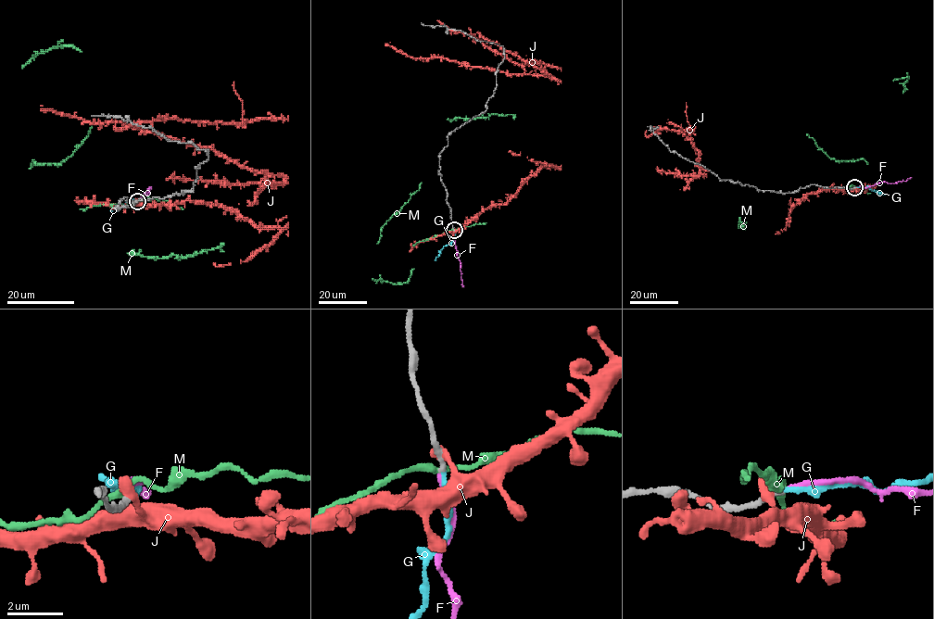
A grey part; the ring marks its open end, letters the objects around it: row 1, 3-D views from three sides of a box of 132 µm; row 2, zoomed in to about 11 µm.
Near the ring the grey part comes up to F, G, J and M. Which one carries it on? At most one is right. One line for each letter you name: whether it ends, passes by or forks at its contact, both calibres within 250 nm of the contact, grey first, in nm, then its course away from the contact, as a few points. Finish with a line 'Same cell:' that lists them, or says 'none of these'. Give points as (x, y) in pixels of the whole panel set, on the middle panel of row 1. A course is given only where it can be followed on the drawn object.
G: it ends; calibres 170 and 180 nm
Same cell: G

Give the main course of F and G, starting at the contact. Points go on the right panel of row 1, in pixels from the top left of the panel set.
F: (854, 187), (868, 187), (883, 181), (895, 183), (912, 177)
G: (854, 187), (869, 186), (884, 194)

